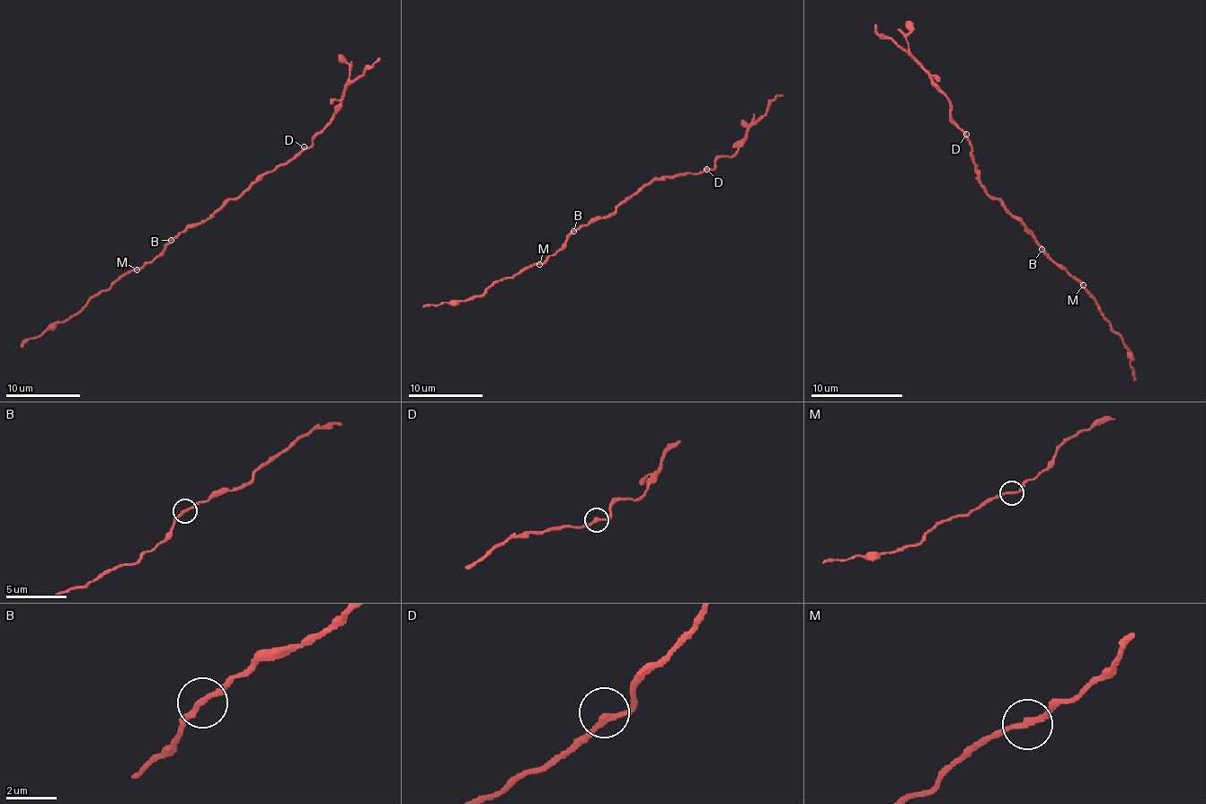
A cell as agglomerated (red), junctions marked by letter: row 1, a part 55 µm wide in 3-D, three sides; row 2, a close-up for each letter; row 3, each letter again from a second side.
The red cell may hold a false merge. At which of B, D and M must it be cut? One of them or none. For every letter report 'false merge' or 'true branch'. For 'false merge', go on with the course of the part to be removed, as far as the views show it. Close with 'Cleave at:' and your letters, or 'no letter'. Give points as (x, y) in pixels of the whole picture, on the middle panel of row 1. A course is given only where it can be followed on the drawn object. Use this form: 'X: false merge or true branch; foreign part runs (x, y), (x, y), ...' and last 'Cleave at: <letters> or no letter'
B: true branch
D: true branch
M: true branch
Cleave at: no letter

